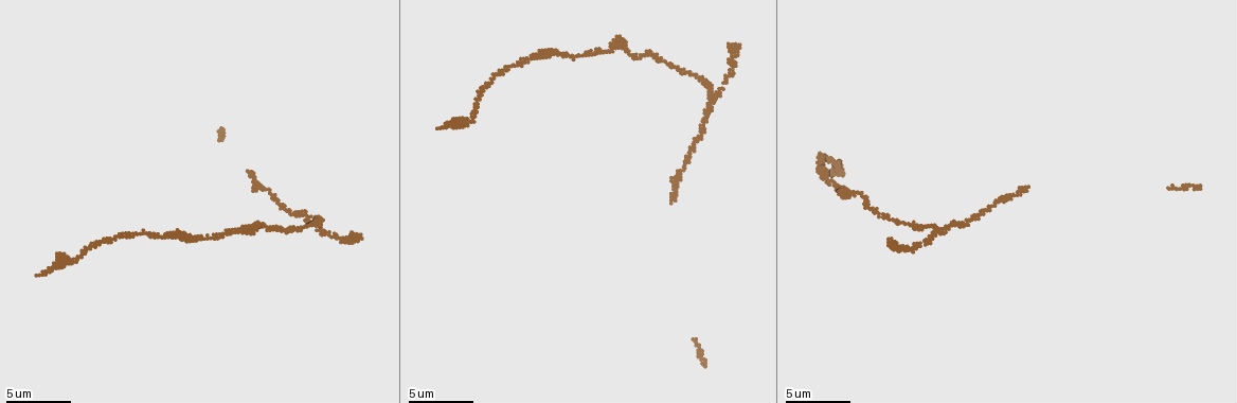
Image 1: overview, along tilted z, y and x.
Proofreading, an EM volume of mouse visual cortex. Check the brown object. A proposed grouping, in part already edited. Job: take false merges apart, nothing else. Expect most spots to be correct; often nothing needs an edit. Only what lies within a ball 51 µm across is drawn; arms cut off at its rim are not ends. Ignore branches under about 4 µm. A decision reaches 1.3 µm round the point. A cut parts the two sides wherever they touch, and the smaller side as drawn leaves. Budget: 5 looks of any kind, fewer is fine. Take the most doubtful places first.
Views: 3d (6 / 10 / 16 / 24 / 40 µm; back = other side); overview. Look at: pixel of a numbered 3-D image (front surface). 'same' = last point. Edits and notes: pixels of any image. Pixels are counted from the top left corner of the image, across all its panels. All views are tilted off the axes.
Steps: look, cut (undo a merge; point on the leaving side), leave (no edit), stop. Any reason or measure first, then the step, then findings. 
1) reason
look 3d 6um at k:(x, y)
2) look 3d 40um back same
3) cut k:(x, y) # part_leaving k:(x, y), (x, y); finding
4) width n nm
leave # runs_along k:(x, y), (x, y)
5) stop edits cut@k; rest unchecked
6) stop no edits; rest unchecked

look 3d 10um at 1:(712, 104)

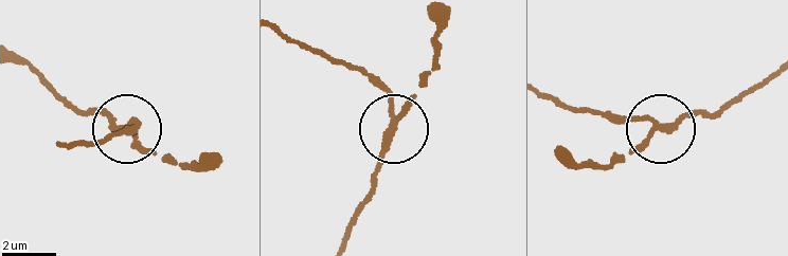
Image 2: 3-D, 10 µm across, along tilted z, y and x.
side_arm 5 um
leave # runs_along 2:(591, 112), (639, 117), (654, 126), (609, 168); continuous, no second neuron

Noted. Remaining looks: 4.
thick turns thin
look 3d 10um at 1:(842, 172)

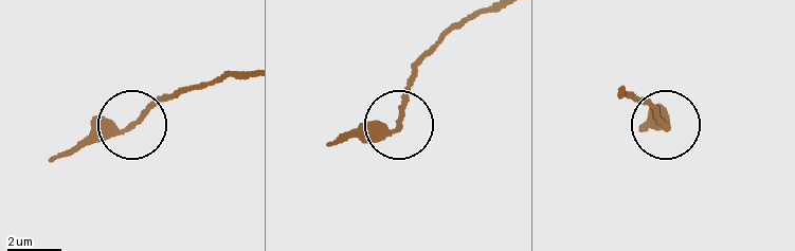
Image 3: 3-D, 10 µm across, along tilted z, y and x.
leave # runs_along 3:(617, 92), (636, 95), (665, 124), (643, 125); one neuron here

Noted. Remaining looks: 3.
sudden change in width
look 3d 6um at 1:(685, 170)

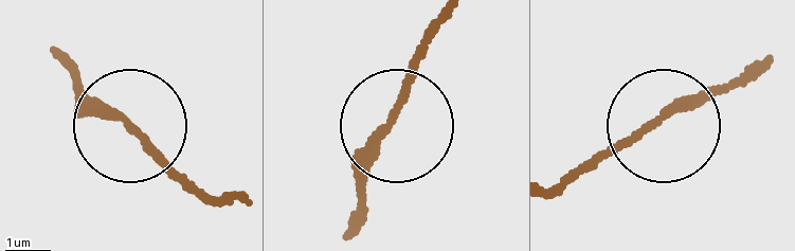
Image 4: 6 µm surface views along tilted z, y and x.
leave # one neuron here

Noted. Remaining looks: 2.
stop no edits; rest unchecked

